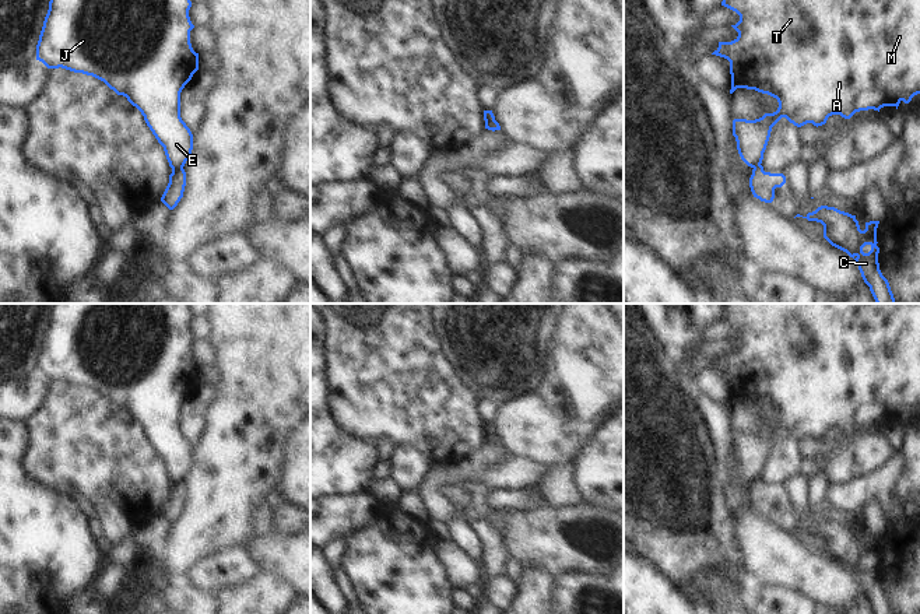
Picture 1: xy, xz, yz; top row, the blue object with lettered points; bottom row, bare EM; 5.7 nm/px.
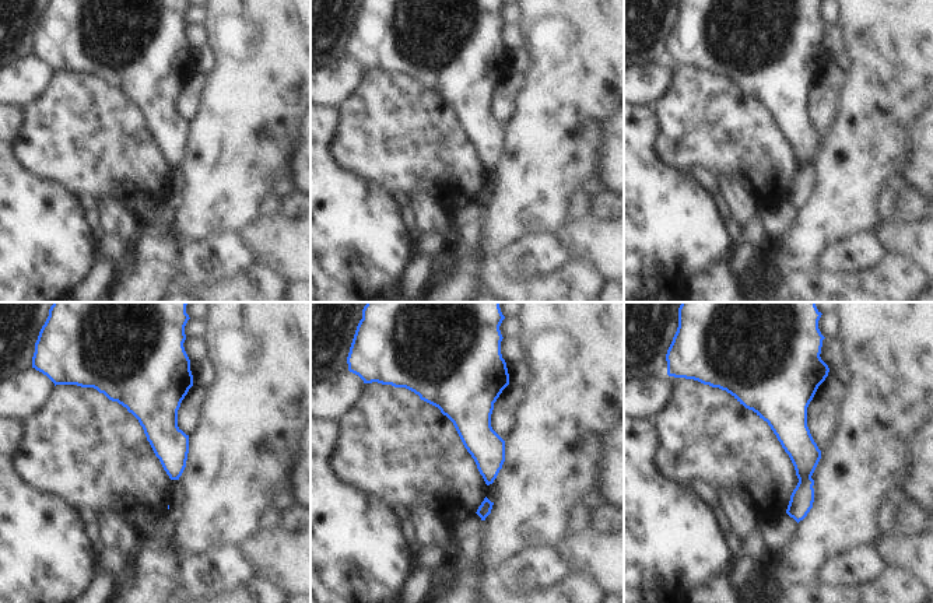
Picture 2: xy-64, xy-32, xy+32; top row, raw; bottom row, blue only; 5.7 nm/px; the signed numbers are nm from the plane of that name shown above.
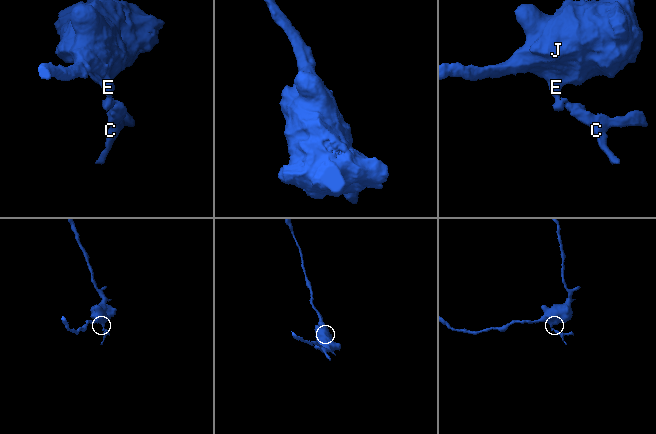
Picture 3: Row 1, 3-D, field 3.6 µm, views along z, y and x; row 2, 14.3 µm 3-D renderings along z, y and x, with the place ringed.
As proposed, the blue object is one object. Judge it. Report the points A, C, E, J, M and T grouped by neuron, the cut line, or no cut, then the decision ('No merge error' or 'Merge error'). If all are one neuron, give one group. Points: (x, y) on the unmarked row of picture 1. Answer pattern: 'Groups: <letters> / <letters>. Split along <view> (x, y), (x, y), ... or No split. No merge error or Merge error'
Groups: A E J M T / C. Split along xy (182, 480), (172, 484). Merge error

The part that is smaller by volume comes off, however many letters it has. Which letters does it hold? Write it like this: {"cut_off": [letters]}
{"cut_off": ["C"]}

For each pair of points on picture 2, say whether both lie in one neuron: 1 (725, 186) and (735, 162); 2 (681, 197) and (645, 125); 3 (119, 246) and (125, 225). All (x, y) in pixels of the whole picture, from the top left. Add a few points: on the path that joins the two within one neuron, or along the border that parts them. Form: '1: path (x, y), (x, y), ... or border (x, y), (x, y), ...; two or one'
1: border (718, 181), (736, 181), (744, 186); two
2: path (663, 179), (645, 161), (645, 143); one
3: border (105, 232), (116, 232), (129, 244); two

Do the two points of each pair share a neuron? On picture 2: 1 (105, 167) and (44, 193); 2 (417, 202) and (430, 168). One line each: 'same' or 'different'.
1: different
2: different

